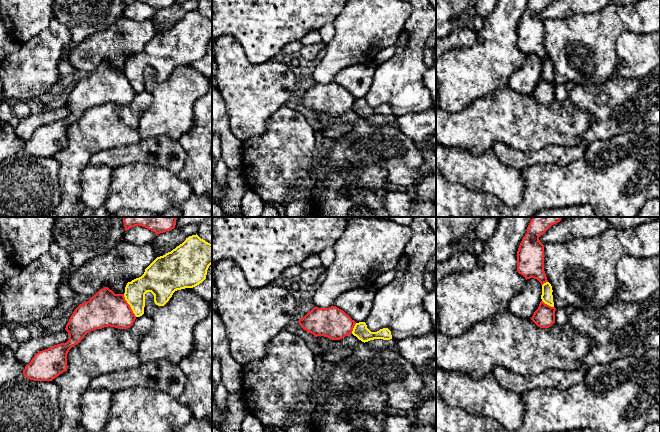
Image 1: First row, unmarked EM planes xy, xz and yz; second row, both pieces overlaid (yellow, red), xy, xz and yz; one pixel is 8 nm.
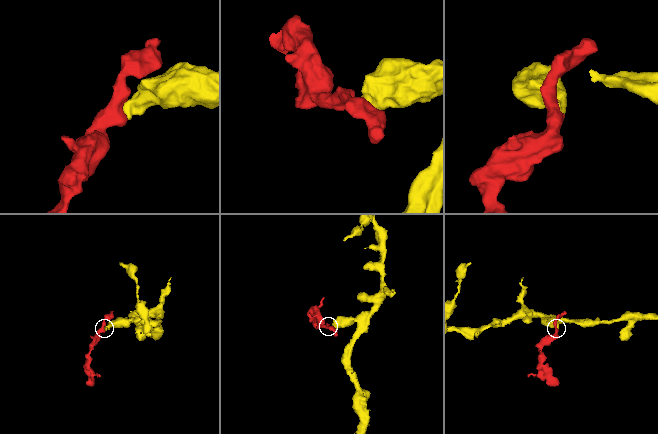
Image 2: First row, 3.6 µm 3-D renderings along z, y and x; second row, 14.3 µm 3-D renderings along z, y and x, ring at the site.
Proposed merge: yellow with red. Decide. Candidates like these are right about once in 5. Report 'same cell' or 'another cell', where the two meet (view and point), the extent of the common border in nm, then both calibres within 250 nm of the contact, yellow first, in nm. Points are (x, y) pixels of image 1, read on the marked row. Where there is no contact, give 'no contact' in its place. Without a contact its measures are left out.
another cell; contact xy (129, 304); length 220 nm; calibres 170 and 280 nm

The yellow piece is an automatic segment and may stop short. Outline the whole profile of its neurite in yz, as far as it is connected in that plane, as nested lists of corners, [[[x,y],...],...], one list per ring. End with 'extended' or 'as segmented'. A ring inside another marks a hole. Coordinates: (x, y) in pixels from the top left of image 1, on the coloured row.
[[[546,282],[542,285],[542,295],[541,295],[542,301],[551,307],[554,307],[552,292],[553,292],[552,286],[549,282]]] | as segmented

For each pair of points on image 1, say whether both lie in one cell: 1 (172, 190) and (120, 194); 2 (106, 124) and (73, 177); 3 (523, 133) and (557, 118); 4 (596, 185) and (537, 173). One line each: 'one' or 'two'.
1: one
2: one
3: one
4: one

